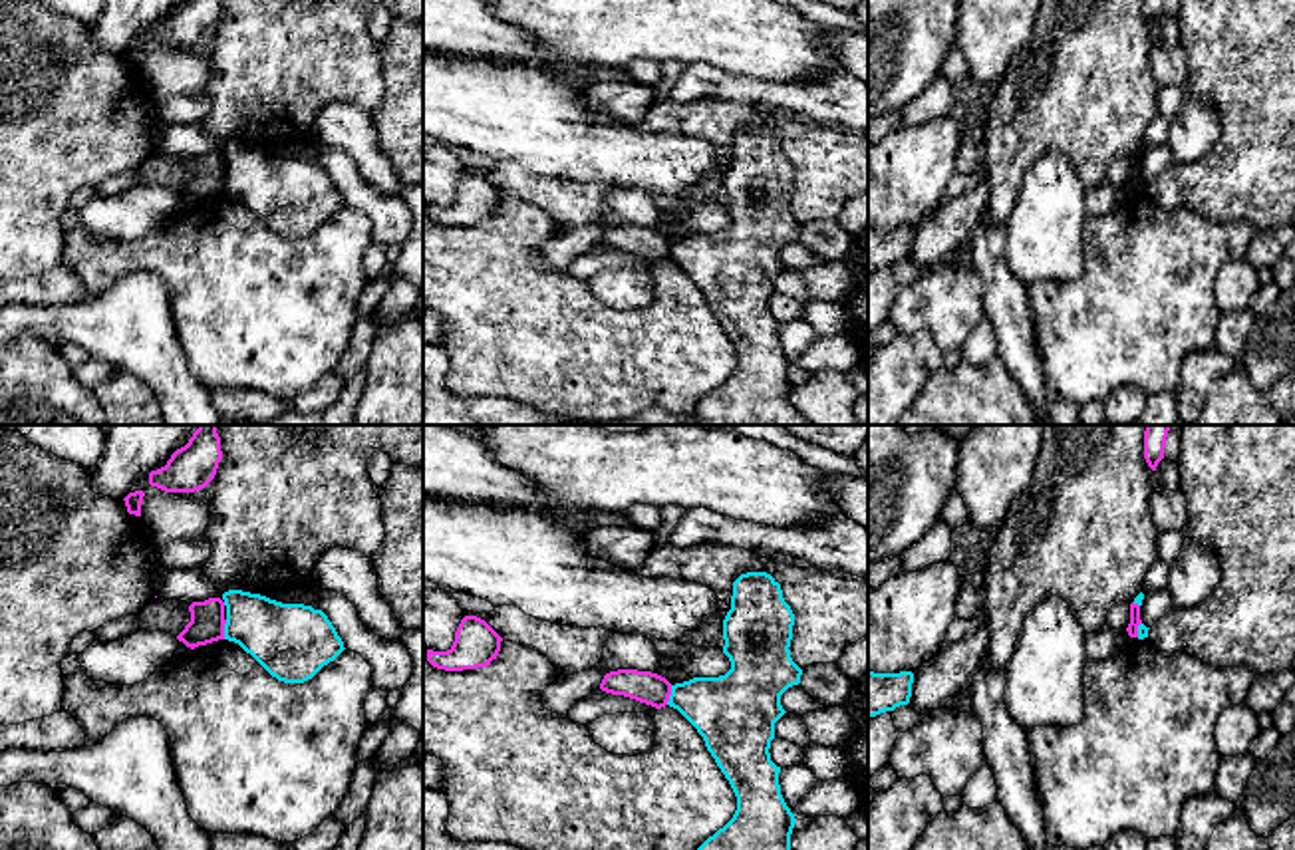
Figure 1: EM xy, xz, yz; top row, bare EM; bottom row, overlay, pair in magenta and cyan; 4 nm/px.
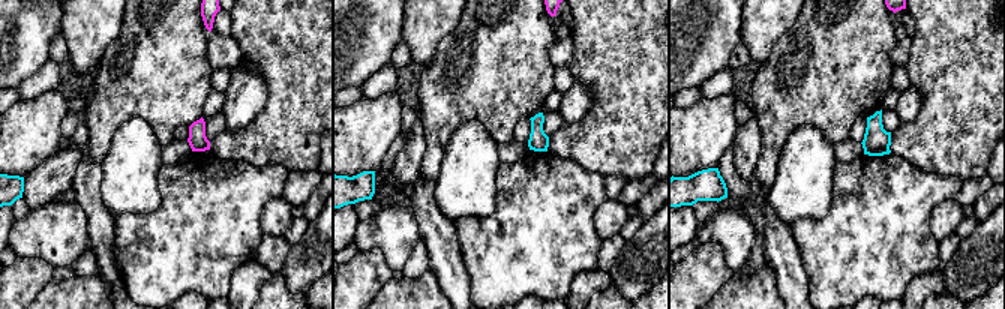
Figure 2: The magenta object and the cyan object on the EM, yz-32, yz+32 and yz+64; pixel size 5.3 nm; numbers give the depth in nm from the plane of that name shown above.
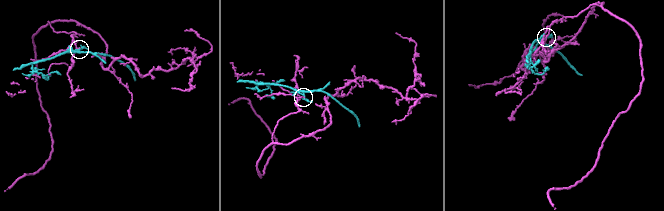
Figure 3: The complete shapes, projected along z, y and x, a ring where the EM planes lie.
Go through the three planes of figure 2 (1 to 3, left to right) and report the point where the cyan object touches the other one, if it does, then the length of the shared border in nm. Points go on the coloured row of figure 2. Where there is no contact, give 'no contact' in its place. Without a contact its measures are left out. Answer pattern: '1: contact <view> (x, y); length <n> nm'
1: no contact
2: no contact
3: no contact

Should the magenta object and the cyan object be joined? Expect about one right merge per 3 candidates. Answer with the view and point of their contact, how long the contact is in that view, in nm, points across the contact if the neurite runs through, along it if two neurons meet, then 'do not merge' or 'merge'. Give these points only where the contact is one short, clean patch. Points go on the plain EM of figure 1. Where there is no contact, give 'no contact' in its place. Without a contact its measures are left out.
contact xy (223, 185); length 80 nm; border xy (227, 175), (223, 193); do not merge

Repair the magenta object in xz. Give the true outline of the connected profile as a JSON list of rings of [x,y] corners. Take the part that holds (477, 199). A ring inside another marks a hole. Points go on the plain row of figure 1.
[[[465,171],[447,207],[427,205],[427,216],[445,226],[463,226],[491,220],[501,207],[503,193],[481,173]]]

